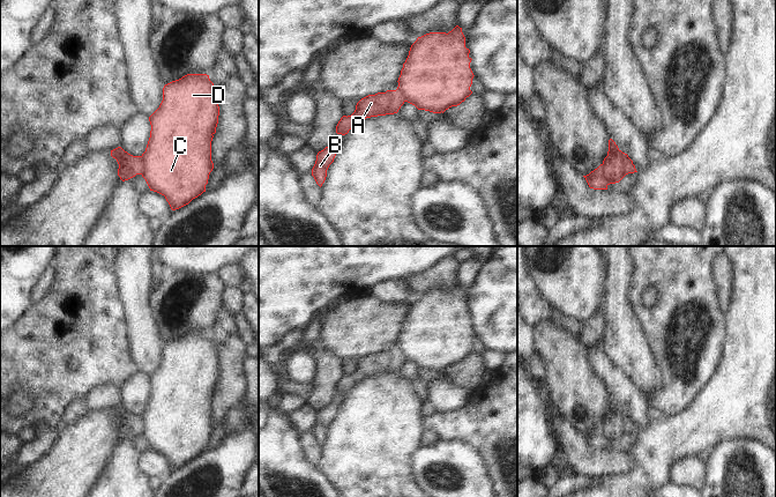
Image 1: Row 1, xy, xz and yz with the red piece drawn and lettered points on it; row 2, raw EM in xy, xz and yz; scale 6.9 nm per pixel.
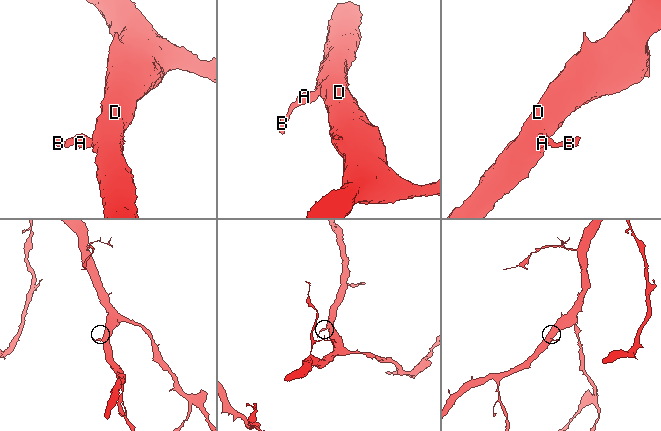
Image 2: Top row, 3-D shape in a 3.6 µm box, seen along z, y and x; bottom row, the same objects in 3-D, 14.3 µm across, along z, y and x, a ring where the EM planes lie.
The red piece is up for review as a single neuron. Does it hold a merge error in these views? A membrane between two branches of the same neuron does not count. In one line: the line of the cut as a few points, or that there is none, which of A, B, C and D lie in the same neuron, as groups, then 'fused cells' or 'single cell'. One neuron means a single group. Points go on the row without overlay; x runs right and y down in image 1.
cut in xy along (140, 415), (142, 423), (141, 432); A B / C D; fused cells

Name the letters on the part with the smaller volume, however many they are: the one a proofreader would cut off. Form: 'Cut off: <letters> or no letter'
Cut off: A, B

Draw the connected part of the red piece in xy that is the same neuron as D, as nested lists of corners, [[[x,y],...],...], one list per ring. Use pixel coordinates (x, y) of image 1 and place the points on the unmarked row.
[[[187,333],[163,347],[163,359],[149,376],[150,396],[142,413],[142,436],[150,450],[165,455],[172,469],[206,451],[214,428],[211,400],[218,383],[218,351],[207,333]]]

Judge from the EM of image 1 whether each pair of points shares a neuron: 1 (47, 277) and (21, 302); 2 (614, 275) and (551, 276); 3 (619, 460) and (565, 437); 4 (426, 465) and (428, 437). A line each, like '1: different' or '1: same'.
1: different
2: different
3: same
4: different

